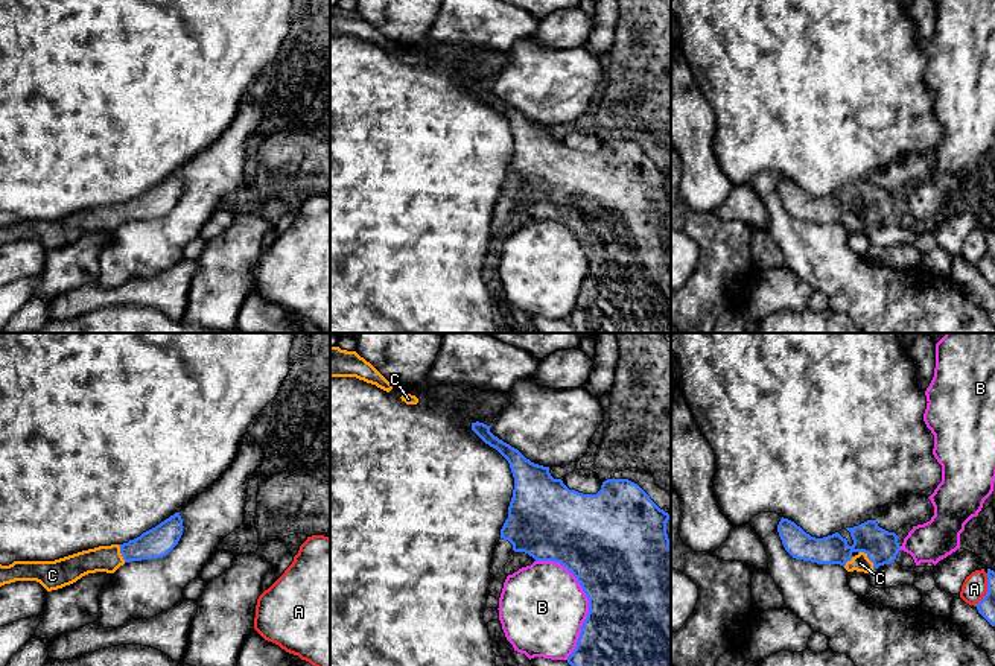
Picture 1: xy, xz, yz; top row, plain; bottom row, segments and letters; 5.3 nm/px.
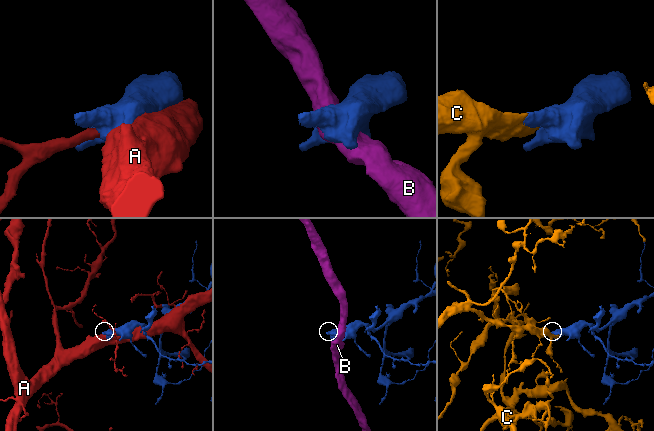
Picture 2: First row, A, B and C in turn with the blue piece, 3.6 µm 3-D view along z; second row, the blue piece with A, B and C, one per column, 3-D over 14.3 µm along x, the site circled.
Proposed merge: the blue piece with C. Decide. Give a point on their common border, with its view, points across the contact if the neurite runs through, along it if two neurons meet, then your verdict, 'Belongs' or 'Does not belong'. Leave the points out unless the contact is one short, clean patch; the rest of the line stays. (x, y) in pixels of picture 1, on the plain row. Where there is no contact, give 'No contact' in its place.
Touches blue at yz (867, 216). Belongs

